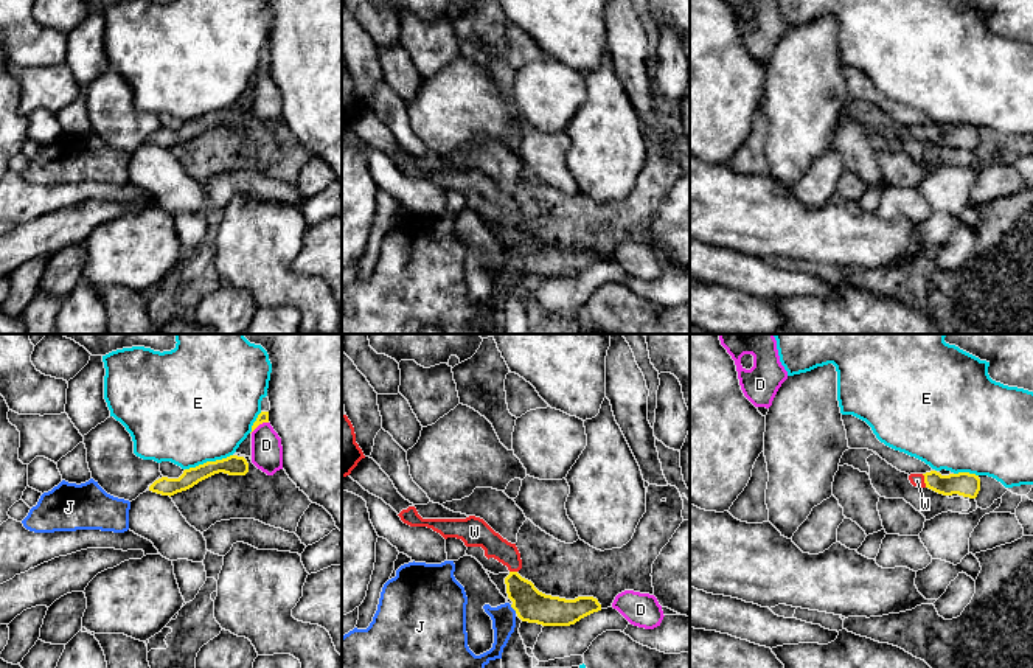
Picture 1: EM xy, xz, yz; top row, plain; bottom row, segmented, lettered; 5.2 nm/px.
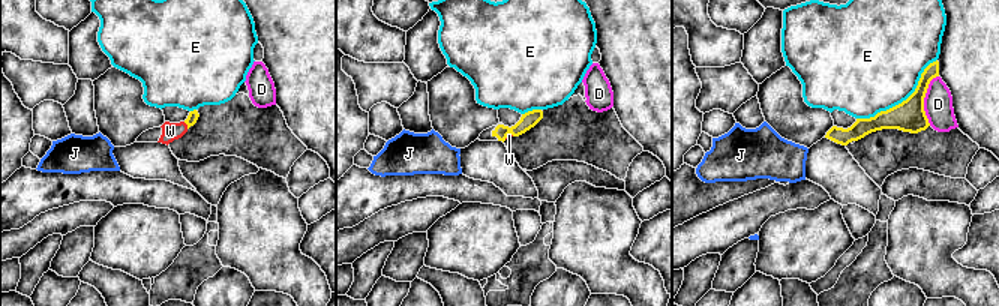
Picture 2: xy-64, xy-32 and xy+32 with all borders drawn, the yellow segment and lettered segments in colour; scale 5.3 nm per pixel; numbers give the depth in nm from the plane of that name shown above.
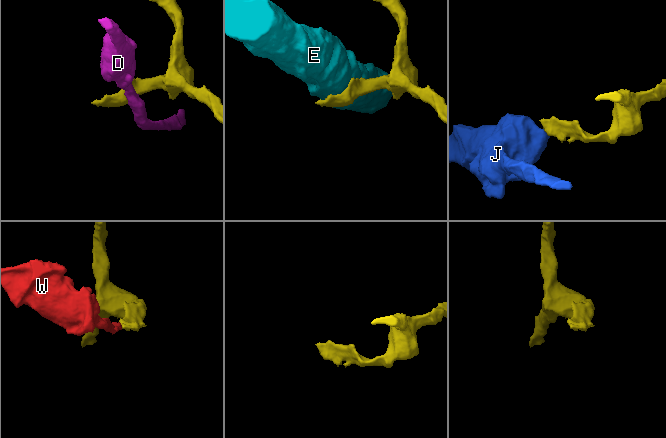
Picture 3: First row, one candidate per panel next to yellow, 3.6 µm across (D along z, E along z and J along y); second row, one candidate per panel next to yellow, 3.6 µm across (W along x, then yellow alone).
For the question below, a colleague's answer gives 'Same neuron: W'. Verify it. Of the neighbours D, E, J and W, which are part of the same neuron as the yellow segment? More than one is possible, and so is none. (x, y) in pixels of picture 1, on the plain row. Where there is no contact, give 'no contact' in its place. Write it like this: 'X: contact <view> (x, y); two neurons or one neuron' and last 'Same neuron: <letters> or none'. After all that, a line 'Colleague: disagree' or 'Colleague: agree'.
D: contact xy (258, 76); two neurons
E: contact xy (208, 114); two neurons
J: contact xz (513, 260); two neurons
W: contact yz (925, 132); one neuron
Same neuron: W
Colleague: agree

